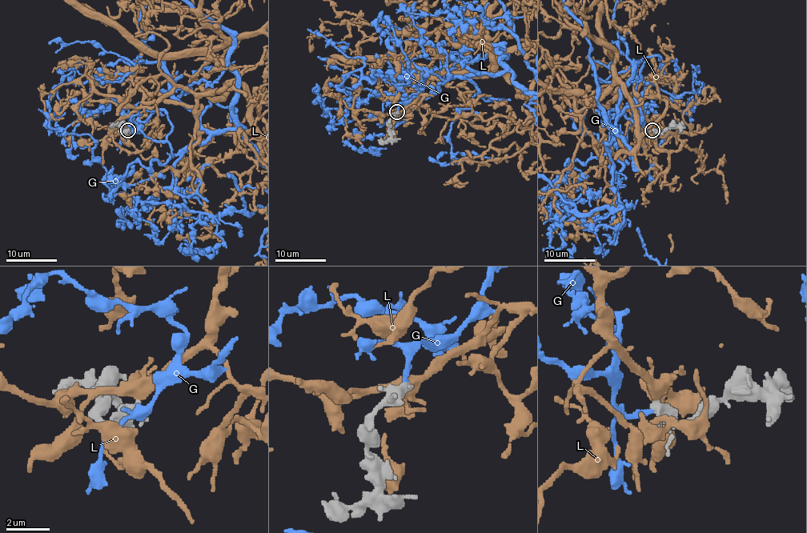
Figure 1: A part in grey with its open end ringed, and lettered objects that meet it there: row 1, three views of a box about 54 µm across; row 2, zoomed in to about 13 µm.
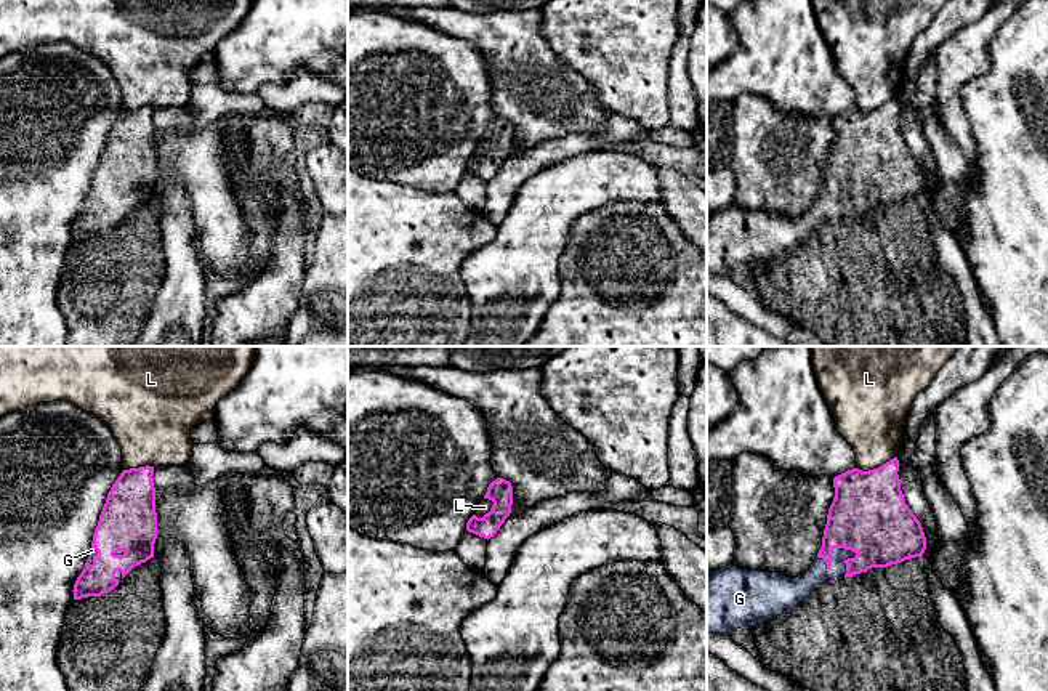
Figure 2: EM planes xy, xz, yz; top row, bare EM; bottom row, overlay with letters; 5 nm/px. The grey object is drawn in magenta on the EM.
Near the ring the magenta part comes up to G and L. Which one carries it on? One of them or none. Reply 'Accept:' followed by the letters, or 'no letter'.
Accept: G

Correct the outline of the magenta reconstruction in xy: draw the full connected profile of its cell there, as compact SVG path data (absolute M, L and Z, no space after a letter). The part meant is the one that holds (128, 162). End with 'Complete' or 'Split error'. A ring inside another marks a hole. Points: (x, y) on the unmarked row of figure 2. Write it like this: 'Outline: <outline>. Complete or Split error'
Outline: M154 107L123 111L112 125L74 240L114 231L138 205L154 199L157 180Z. Split error

